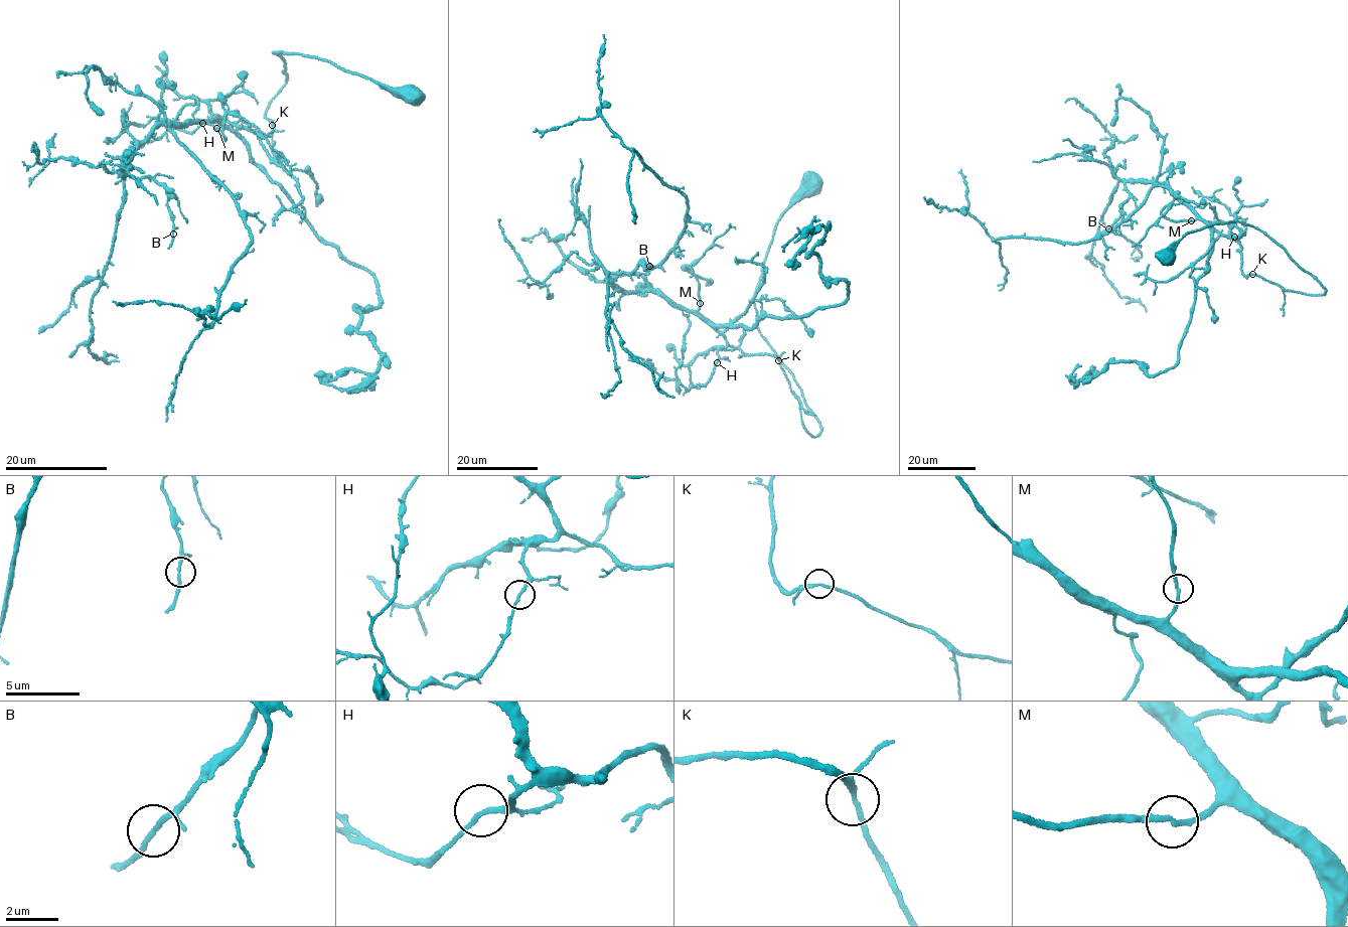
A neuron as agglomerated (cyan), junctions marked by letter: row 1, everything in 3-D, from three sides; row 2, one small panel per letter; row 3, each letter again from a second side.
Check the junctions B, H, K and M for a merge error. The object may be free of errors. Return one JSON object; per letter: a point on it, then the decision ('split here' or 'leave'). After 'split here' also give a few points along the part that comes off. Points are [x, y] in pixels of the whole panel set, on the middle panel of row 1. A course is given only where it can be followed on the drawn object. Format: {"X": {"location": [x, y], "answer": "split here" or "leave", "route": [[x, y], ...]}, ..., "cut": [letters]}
{"B": {"location": [649, 266], "answer": "leave"}, "H": {"location": [717, 362], "answer": "leave"}, "K": {"location": [778, 360], "answer": "leave"}, "M": {"location": [700, 303], "answer": "leave"}, "cut": []}

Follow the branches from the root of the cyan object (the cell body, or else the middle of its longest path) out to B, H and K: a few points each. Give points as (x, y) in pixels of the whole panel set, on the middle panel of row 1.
B: (807, 185), (776, 224), (753, 302), (816, 436), (778, 358), (735, 349), (697, 314), (609, 276), (649, 266)
H: (807, 185), (776, 224), (753, 302), (821, 430), (804, 427), (778, 358), (729, 346), (717, 362)
K: (807, 185), (776, 224), (753, 302), (759, 331), (819, 422), (816, 436), (804, 427), (778, 360)

